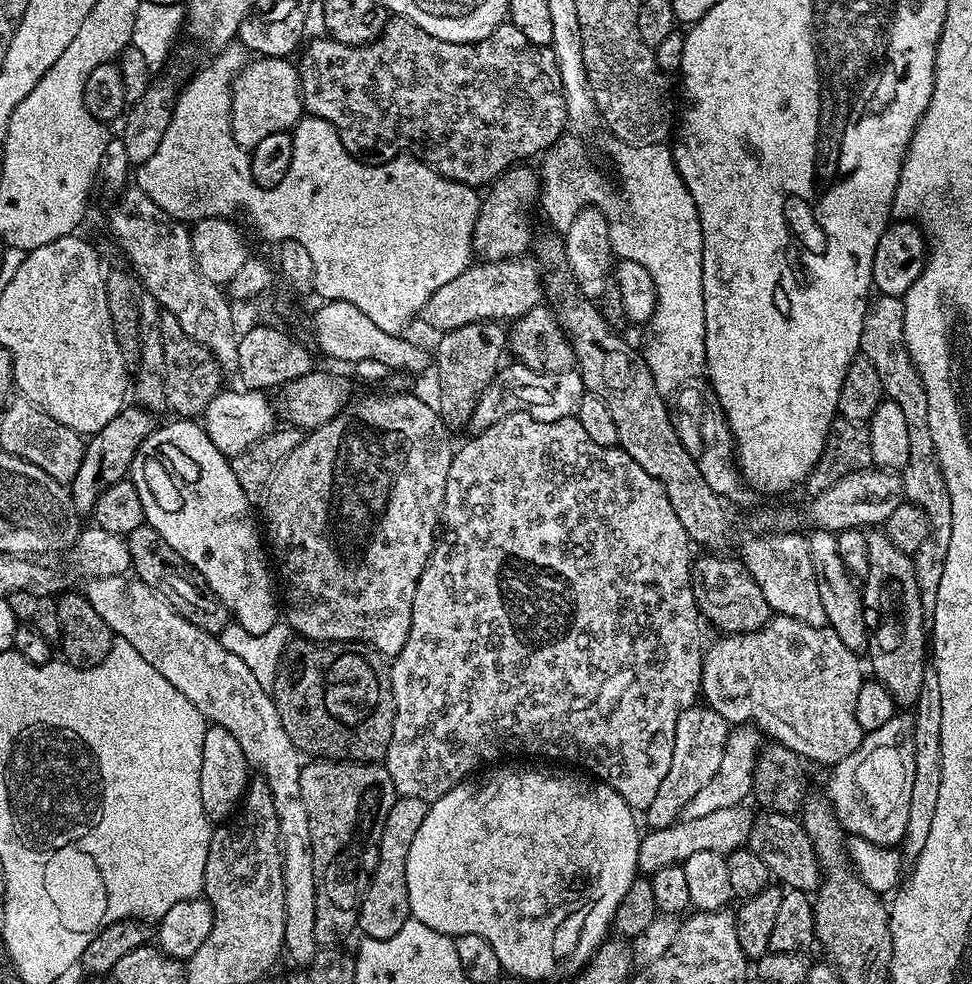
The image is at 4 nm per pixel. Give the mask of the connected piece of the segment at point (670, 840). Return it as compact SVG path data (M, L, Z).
M745 805L726 807L723 810L706 814L705 817L688 820L682 818L671 824L670 827L645 831L640 838L639 871L651 874L668 865L681 865L686 858L701 853L702 850L726 856L733 849L743 847L752 832L752 825L755 824L755 815L747 808Z

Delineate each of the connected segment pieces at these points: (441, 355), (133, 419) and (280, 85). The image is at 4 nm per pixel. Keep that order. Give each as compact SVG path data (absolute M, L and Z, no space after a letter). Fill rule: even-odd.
M487 320L486 322L474 322L470 326L458 326L458 330L443 333L439 339L440 341L436 344L436 352L434 348L434 368L436 364L437 370L440 371L438 411L449 429L456 430L460 427L463 429L474 414L474 406L478 402L482 390L486 390L486 386L490 386L490 382L502 367L502 361L505 359L505 357L503 358L504 352L506 356L508 348L508 333L503 323Z
M126 406L102 430L91 433L84 446L84 457L70 482L72 505L78 514L95 513L96 503L102 491L102 485L116 484L131 473L132 463L142 445L153 439L152 431L156 420L151 411L143 406ZM92 440L92 441L91 441ZM101 480L101 484L100 484Z
M262 56L253 61L245 68L243 65L232 81L232 133L238 146L249 150L263 144L270 134L295 129L305 115L297 65L283 56Z

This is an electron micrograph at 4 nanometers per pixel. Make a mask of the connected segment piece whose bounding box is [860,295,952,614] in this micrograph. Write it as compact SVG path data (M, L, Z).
M877 295L869 303L868 313L862 326L860 352L863 359L874 362L874 370L878 370L878 379L882 381L885 397L893 400L906 417L906 431L910 434L910 458L907 466L902 469L902 483L905 501L922 509L928 519L930 531L926 542L922 542L922 546L918 546L918 550L914 553L914 574L918 578L922 606L925 613L930 614L936 605L938 582L942 580L944 559L950 546L952 511L950 494L946 490L946 478L936 457L934 438L930 438L930 410L926 406L926 390L906 350L904 302L901 297Z

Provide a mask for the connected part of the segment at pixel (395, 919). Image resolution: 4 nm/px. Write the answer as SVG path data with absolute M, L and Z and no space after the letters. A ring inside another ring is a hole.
M397 796L394 806L390 806L390 814L386 814L386 822L382 826L382 838L378 842L378 862L372 871L372 879L368 882L368 888L360 903L360 913L356 919L359 931L364 931L367 938L394 938L398 930L410 919L410 894L406 890L406 858L410 858L410 845L414 843L414 837L422 827L422 818L426 818L429 801L422 798L406 798Z

